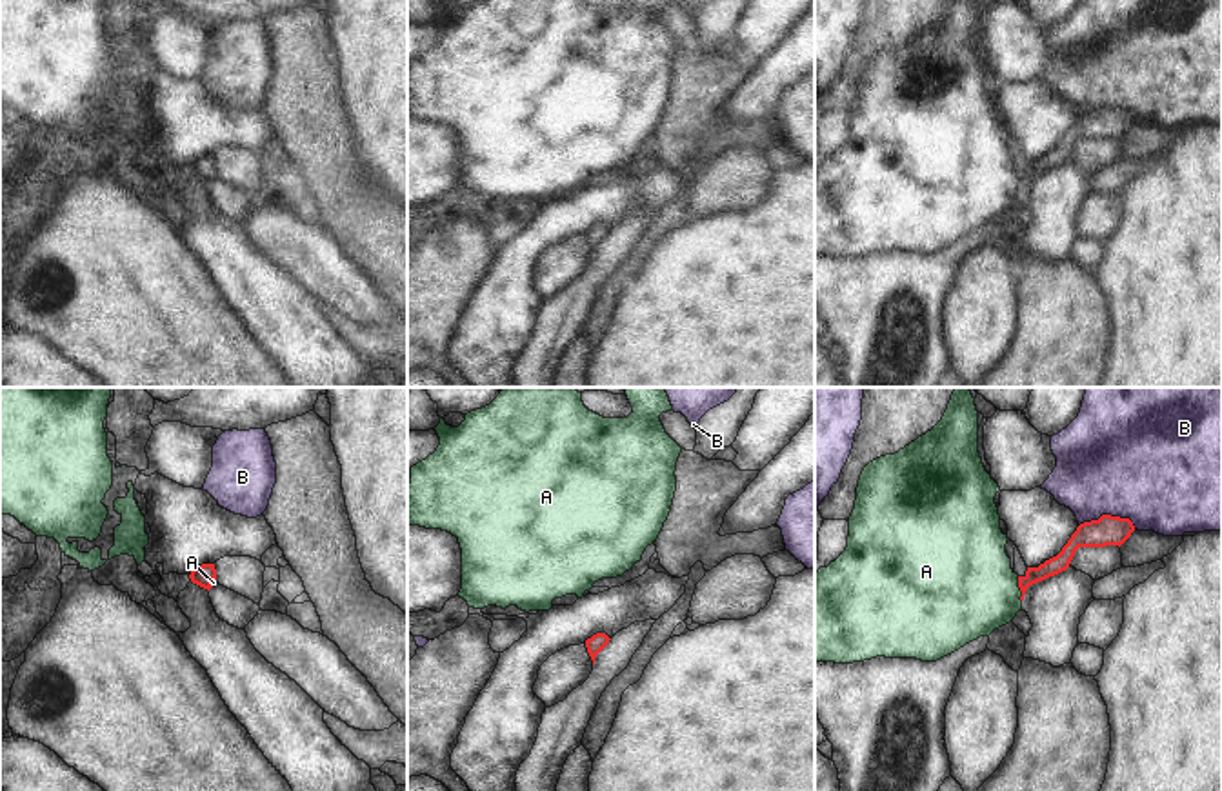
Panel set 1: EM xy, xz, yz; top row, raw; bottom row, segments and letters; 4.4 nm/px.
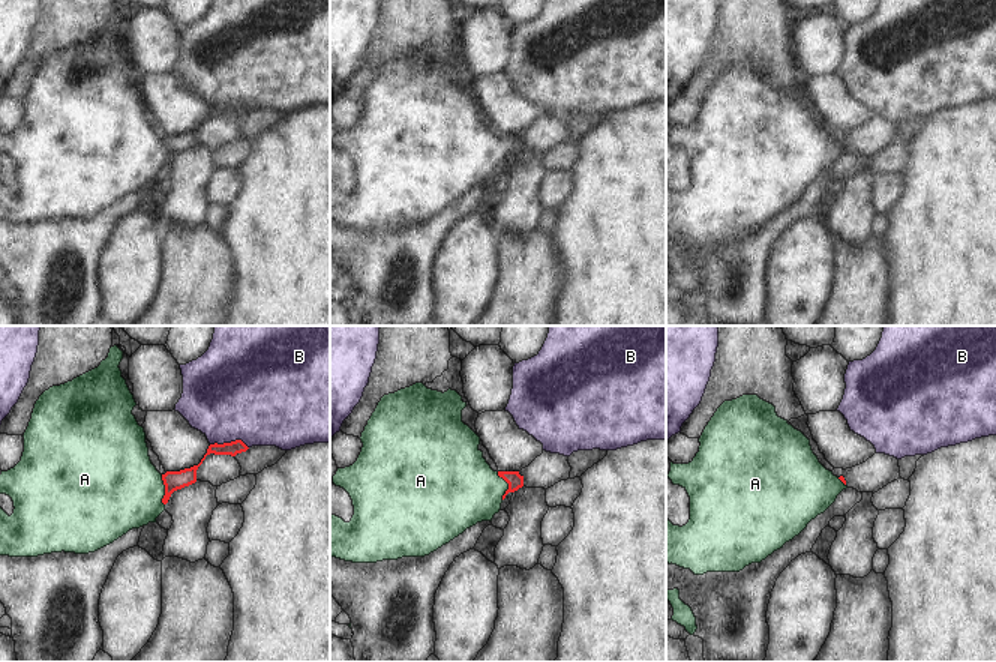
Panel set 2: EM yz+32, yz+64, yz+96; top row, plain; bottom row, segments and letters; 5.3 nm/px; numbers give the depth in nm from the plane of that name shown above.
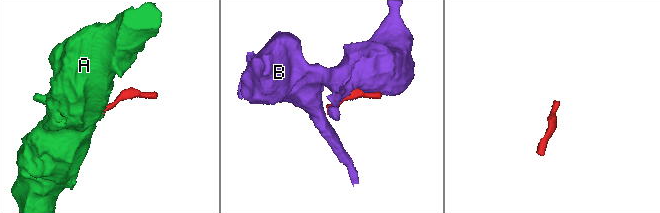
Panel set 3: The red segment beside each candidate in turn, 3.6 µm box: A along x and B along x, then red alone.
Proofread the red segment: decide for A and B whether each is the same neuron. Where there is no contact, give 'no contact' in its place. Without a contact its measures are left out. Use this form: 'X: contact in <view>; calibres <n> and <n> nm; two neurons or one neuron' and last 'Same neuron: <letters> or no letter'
A: contact in yz; calibres 80 and 460 nm; one neuron
B: contact in yz; calibres 130 and 500 nm; two neurons
Same neuron: A

